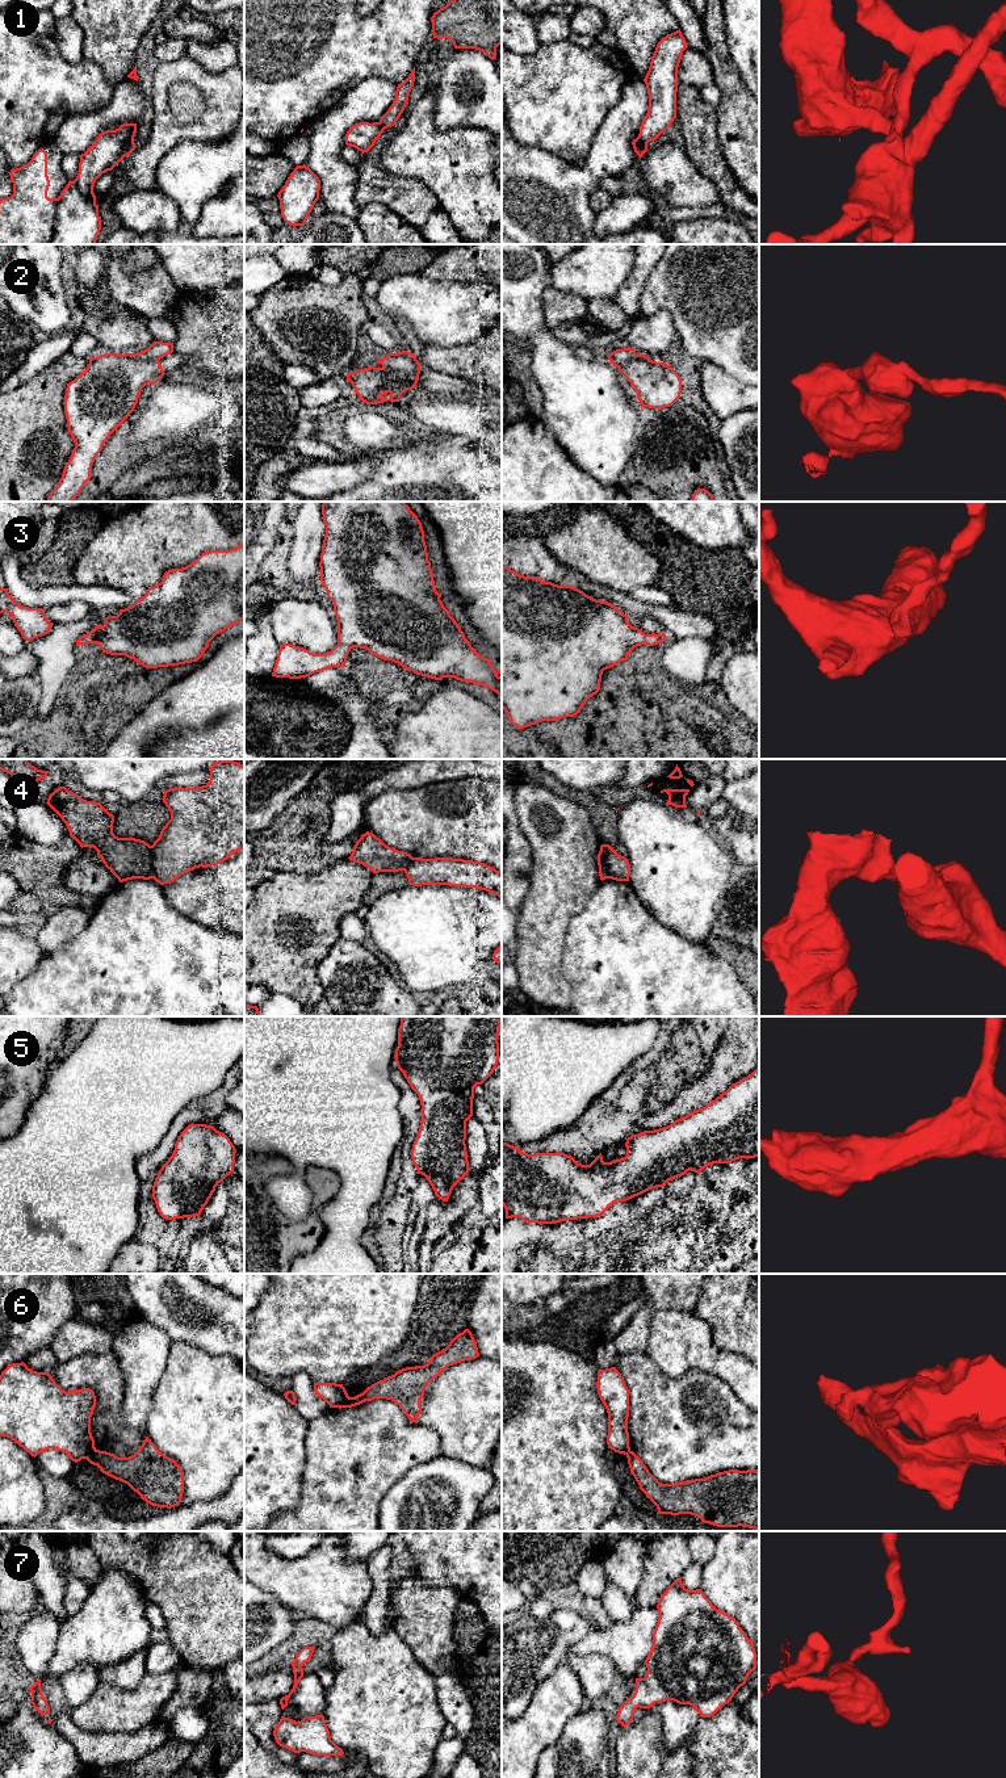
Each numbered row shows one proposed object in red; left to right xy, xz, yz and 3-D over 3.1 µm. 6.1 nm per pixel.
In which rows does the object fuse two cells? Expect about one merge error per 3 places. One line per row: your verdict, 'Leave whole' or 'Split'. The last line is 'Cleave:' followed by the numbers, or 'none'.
1: Split
2: Split
3: Leave whole
4: Split
5: Leave whole
6: Split
7: Leave whole
Cleave: 1, 2, 4, 6

